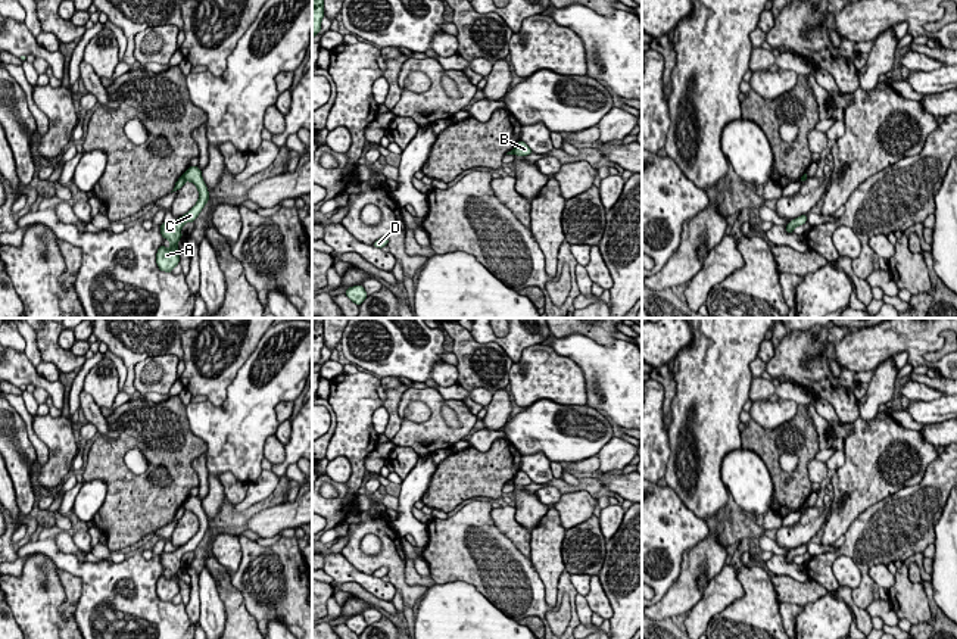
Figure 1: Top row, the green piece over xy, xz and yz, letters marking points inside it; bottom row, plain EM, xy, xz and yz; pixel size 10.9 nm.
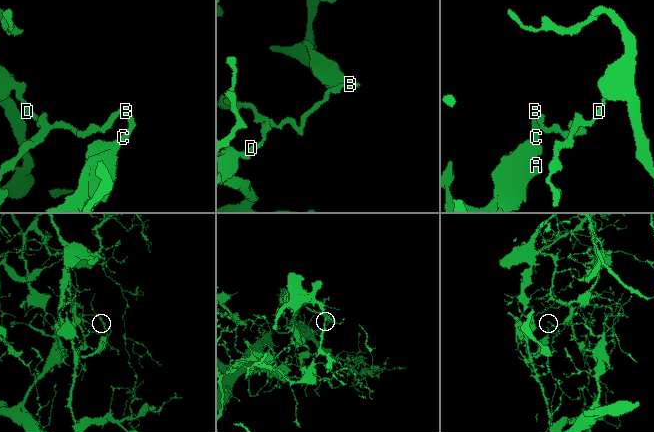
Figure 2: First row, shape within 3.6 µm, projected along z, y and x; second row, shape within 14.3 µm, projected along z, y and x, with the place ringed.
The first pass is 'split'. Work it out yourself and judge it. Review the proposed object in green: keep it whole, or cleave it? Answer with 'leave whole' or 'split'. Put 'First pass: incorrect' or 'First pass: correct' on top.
First pass: correct
split

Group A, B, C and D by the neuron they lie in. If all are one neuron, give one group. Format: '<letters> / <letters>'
A B C / D

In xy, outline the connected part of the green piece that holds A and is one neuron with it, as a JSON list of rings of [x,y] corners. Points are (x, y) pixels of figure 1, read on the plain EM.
[[[188,496],[188,499],[184,502],[184,509],[191,511],[197,520],[199,520],[199,530],[197,533],[181,548],[178,548],[174,552],[162,552],[160,555],[160,564],[165,568],[171,571],[171,577],[166,579],[163,574],[159,576],[158,585],[156,585],[156,593],[160,601],[171,602],[175,595],[180,593],[180,585],[178,585],[178,570],[183,567],[181,558],[186,552],[193,552],[206,532],[209,530],[208,517],[202,508],[202,501],[197,496]]]

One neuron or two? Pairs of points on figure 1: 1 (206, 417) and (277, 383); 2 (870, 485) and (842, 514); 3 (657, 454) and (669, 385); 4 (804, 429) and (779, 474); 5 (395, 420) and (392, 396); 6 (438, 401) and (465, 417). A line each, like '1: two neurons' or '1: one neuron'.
1: one neuron
2: one neuron
3: two neurons
4: one neuron
5: one neuron
6: one neuron

